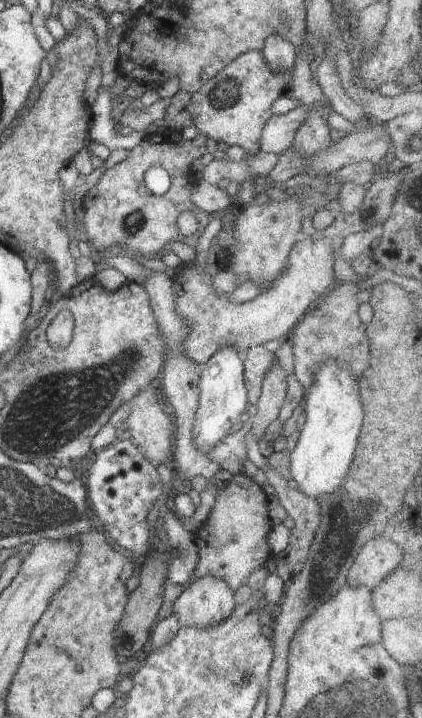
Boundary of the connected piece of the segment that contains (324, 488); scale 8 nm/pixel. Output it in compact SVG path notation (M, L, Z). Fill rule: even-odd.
M336 360L328 362L322 370L316 372L314 382L303 396L302 403L301 408L305 410L306 421L300 431L297 443L291 446L291 461L289 462L291 476L294 479L293 484L308 498L316 499L322 494L329 493L334 495L335 491L343 486L344 478L350 470L356 446L358 446L358 436L362 430L362 406L358 400L358 384L348 374L342 360L338 364L336 364Z

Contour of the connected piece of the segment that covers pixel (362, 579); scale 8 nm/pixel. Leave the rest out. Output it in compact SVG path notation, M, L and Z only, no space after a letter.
M381 533L360 548L354 564L348 570L347 584L352 588L364 586L370 591L374 590L386 576L390 576L398 568L402 555L402 548Z

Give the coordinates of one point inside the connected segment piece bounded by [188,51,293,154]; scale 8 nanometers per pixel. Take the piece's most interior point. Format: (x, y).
(232, 108)

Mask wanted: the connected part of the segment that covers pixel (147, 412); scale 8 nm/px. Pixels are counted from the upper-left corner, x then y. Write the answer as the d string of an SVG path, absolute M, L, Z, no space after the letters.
M150 386L138 392L128 403L130 412L124 427L130 431L131 441L138 446L140 454L150 464L154 467L162 466L162 464L171 467L172 446L174 446L172 434L174 434L175 424L173 423L174 418L162 410L161 400L162 396L156 386Z

